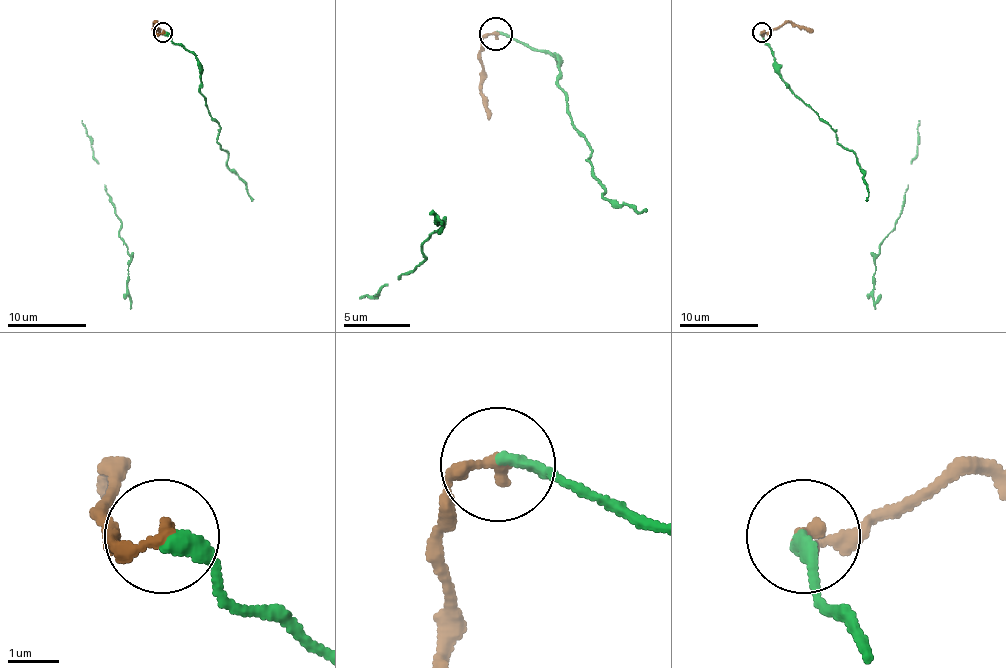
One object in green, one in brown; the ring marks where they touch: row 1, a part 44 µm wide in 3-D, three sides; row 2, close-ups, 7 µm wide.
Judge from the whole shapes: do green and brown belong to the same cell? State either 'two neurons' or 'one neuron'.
one neuron

